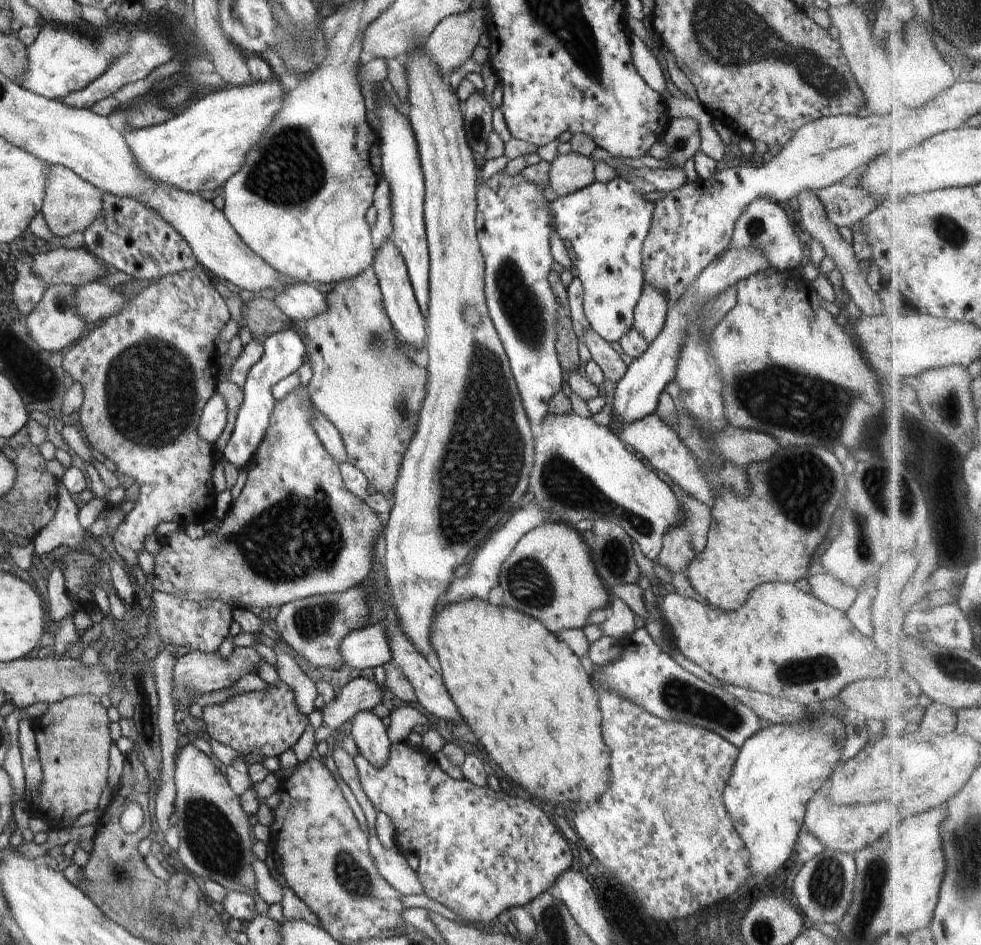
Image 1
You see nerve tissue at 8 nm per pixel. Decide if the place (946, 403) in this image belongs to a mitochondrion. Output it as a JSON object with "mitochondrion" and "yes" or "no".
{"mitochondrion":"yes"}

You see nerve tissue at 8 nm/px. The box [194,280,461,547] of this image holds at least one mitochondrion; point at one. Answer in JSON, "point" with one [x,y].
{"point":[400,406]}

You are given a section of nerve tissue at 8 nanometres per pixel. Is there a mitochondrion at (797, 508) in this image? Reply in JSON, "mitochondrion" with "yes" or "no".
{"mitochondrion":"yes"}

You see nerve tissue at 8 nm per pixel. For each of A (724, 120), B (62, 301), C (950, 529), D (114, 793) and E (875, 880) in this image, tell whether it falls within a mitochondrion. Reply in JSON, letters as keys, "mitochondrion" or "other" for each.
{"A":"other","B":"mitochondrion","C":"other","D":"other","E":"mitochondrion"}

